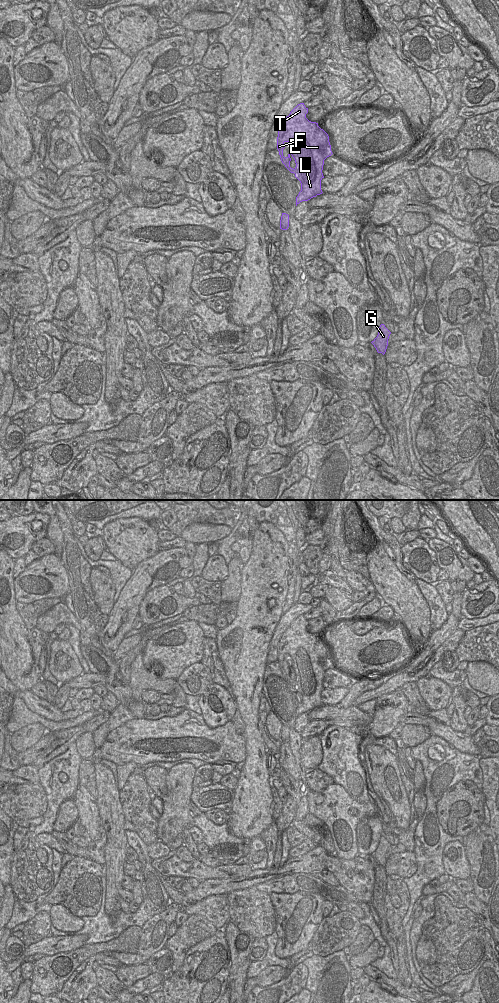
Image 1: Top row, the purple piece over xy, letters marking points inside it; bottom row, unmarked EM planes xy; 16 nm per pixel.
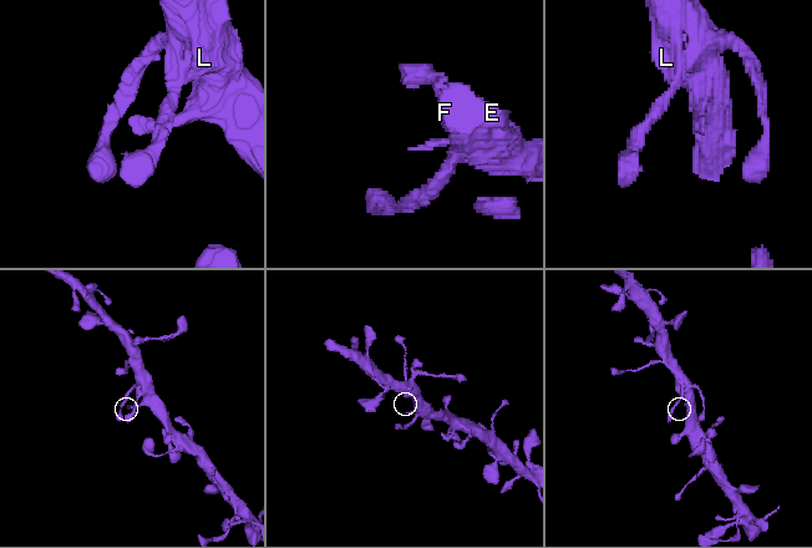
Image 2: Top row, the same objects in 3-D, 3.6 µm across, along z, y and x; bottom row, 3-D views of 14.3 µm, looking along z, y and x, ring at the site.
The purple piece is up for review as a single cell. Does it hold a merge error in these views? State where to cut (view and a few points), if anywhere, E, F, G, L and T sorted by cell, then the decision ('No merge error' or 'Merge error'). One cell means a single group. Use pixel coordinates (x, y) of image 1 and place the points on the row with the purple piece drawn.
No split. Groups: E F G L T. No merge error

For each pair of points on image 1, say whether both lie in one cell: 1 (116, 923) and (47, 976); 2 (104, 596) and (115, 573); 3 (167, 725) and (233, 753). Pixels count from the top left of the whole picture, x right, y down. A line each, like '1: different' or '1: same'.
1: different
2: different
3: same

